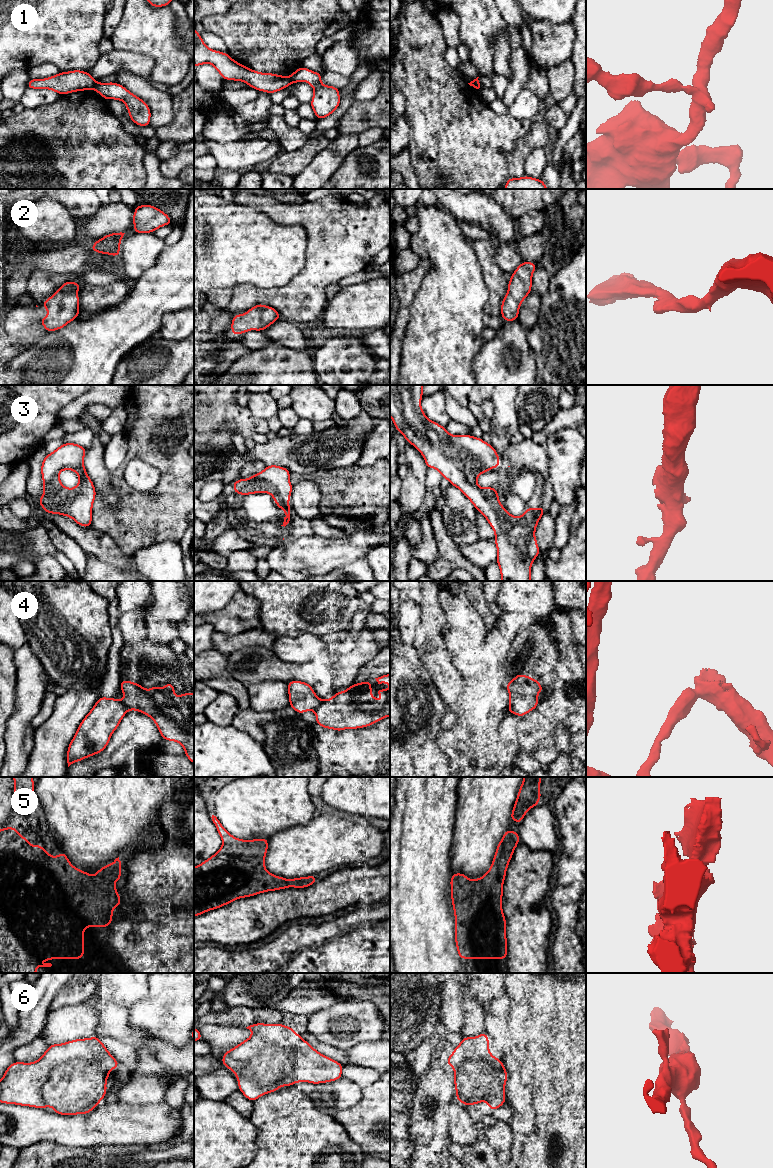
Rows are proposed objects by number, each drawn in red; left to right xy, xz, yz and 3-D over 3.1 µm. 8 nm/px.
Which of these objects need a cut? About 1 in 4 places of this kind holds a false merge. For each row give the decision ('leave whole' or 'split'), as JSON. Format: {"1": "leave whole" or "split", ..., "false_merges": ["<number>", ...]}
{"1": "split", "2": "leave whole", "3": "leave whole", "4": "split", "5": "leave whole", "6": "leave whole", "false_merges": ["1", "4"]}

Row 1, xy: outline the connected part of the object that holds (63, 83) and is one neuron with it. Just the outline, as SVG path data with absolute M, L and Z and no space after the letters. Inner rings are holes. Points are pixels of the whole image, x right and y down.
M73 70L60 72L57 75L45 79L30 79L27 88L30 89L49 89L59 95L71 92L94 89L96 81L89 72Z

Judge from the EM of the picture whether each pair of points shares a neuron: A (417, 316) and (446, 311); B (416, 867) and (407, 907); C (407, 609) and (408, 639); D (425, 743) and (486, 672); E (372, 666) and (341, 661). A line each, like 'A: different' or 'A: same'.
A: same
B: same
C: same
D: different
E: different

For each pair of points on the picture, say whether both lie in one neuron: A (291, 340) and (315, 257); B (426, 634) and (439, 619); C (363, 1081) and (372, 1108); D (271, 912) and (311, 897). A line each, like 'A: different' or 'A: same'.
A: different
B: different
C: different
D: same

